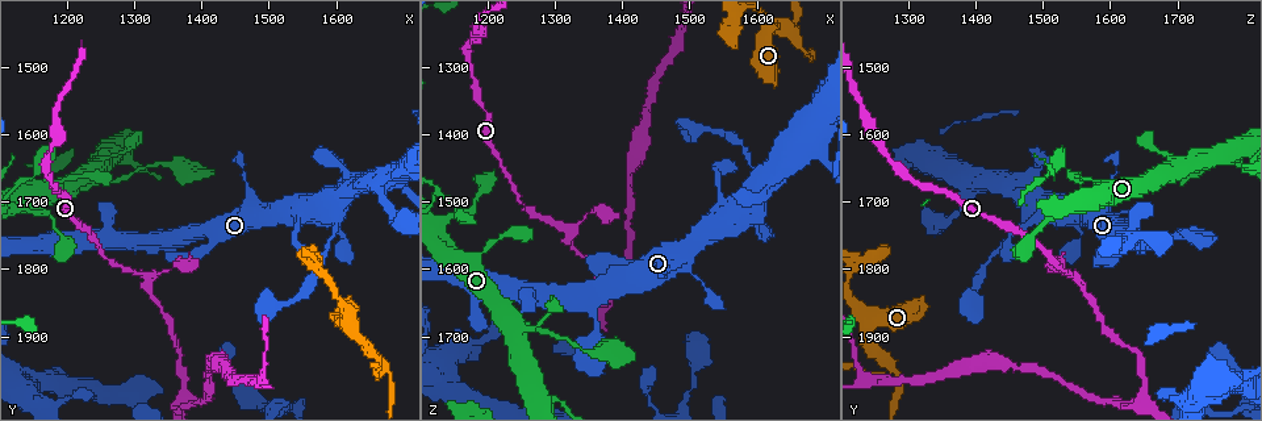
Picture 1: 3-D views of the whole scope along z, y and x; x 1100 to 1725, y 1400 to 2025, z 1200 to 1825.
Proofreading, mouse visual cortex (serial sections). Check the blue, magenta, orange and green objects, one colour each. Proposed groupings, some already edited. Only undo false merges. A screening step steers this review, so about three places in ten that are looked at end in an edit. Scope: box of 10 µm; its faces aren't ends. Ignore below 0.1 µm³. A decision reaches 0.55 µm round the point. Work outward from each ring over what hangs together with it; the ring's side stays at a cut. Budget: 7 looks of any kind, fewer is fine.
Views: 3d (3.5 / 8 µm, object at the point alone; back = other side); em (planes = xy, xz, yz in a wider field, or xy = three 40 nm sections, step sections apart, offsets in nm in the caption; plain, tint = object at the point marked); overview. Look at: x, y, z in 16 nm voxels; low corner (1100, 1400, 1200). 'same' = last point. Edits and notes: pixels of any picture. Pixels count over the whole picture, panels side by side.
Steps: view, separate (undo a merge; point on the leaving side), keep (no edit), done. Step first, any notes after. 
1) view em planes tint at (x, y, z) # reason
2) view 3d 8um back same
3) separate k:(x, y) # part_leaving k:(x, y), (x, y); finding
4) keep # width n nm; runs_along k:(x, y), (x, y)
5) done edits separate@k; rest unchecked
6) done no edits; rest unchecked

view 3d 8um at (1380, 1990, 1645) # sharp bend

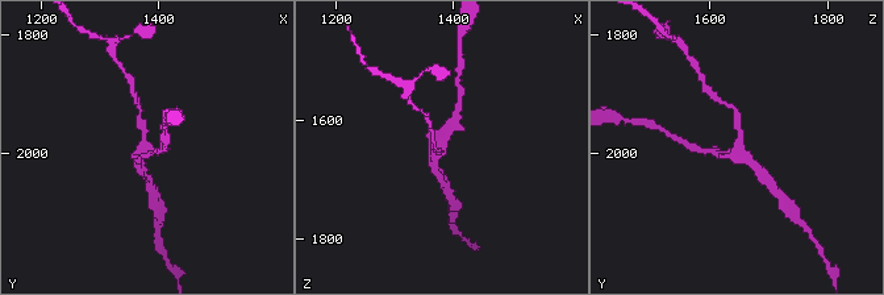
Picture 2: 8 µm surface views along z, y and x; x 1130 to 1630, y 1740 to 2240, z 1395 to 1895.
view em xy step 2 tint same

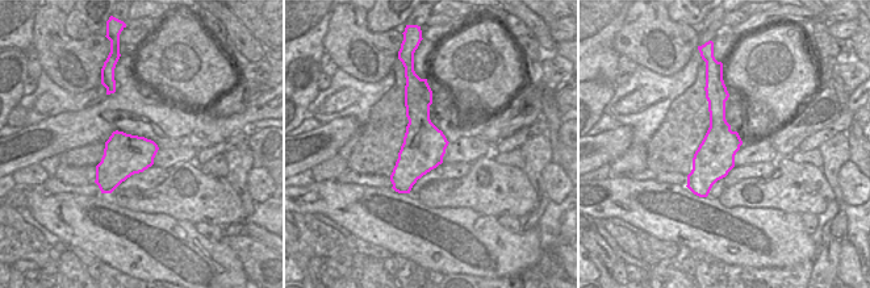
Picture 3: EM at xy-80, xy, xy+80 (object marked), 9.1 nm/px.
keep # runs_along 3:(722, 90), (718, 150), (702, 193); one cell here

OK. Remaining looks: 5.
view 3d 3.5um at (1595, 1720, 1480) # small branch off a trunk

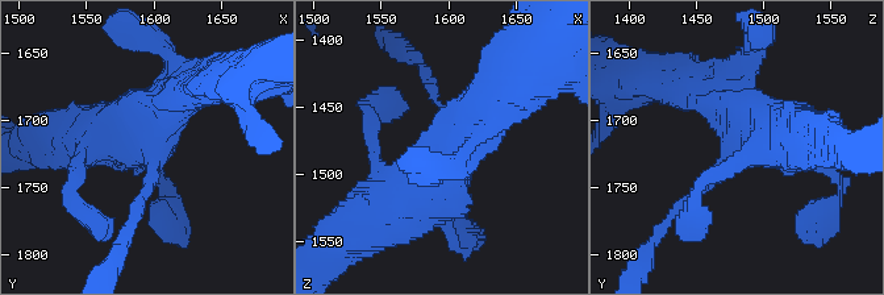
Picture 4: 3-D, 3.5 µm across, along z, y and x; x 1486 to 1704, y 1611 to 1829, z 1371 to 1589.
view em planes tint at (1600, 1716, 1482) # shape alone is not enough

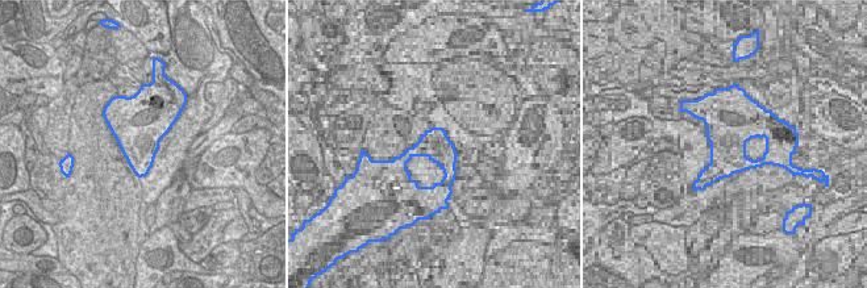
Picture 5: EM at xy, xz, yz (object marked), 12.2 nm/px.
keep # all the same cell

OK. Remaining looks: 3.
view 3d 3.5um at (1670, 1940, 1270) # a fork

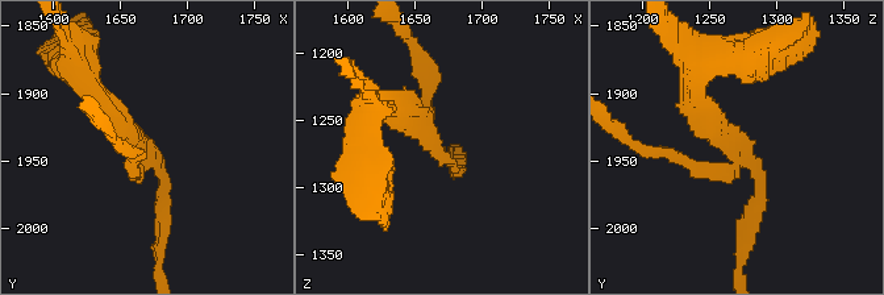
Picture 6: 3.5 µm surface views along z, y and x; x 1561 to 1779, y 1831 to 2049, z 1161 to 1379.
view em xy step 3 tint at (1666, 1934, 1268) # need the tissue

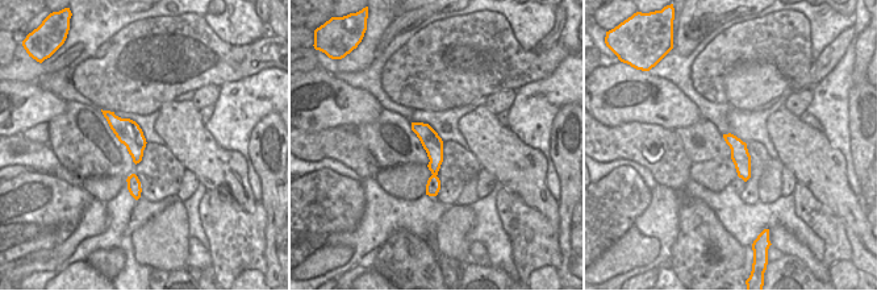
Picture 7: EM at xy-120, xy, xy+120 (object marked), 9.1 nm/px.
separate 6:(132, 169) # arm_widths 150, 200, 300 nm; part_leaving 6:(732, 165), (708, 173), (643, 149); two cells meet here

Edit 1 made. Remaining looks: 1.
done edits separate@6; rest unchecked

